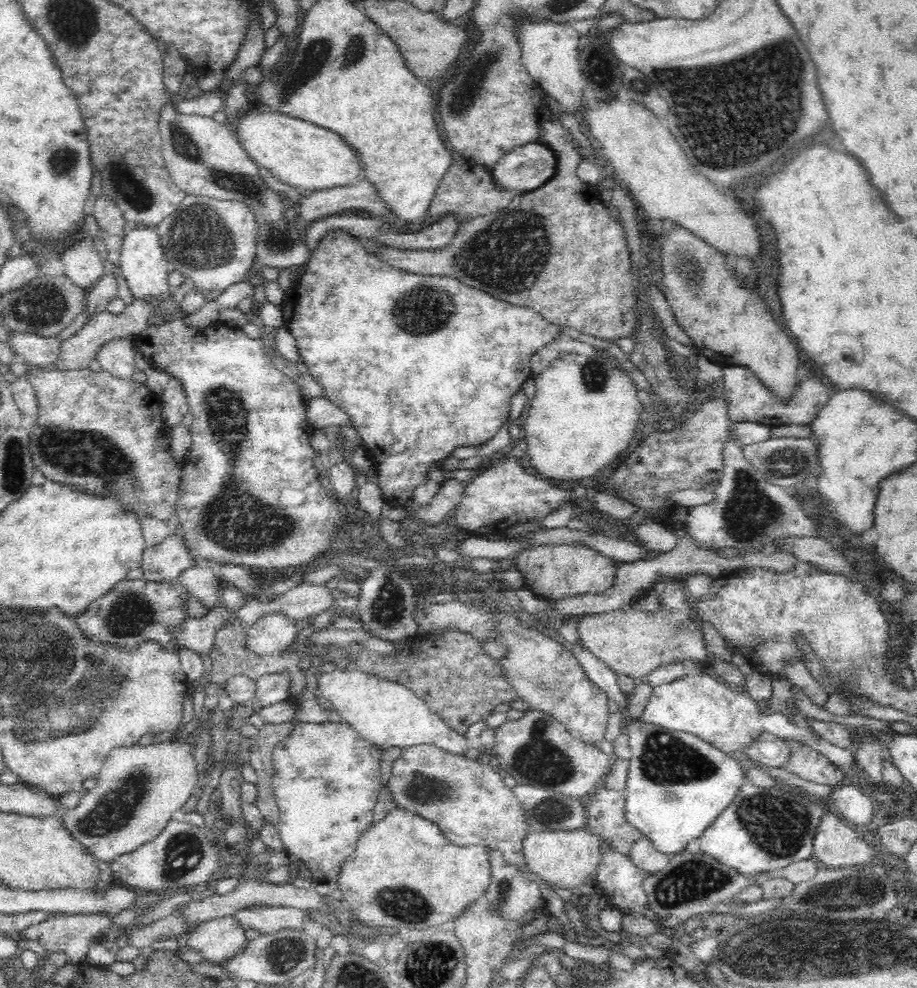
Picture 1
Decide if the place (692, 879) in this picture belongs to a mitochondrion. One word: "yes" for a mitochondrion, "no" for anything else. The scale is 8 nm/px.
yes

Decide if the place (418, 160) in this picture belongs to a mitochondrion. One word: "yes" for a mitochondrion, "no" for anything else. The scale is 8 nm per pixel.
no

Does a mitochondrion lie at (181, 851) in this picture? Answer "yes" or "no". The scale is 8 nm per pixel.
yes

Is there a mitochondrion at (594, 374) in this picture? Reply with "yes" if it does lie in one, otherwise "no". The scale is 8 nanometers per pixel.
yes

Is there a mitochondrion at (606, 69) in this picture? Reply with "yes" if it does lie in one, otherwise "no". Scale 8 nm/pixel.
yes

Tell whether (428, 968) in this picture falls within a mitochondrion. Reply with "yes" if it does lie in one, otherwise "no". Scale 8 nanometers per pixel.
yes

